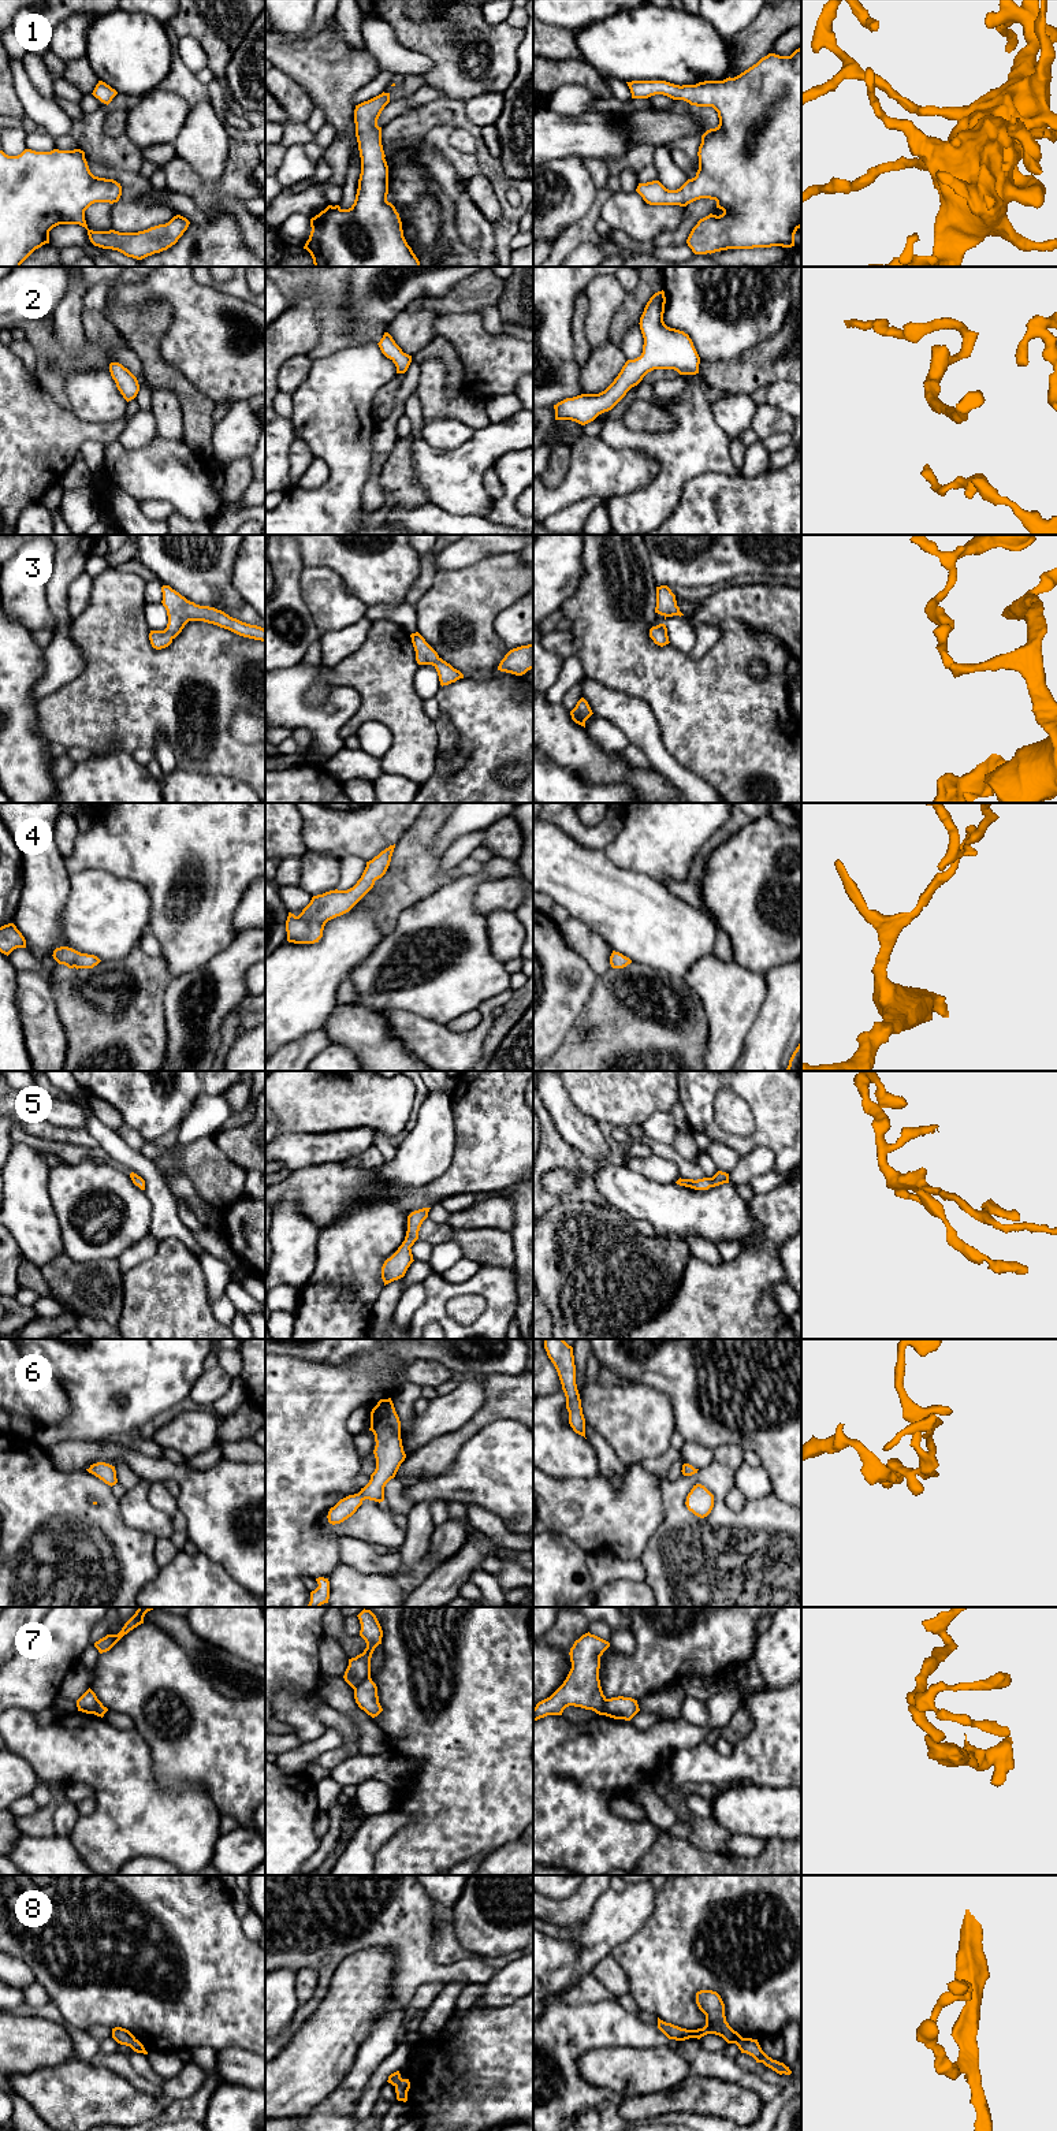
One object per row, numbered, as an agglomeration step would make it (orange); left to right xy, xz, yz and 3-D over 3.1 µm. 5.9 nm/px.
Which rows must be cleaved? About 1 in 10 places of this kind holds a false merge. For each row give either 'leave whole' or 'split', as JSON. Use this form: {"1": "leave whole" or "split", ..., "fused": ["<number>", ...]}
{"1": "leave whole", "2": "leave whole", "3": "leave whole", "4": "leave whole", "5": "leave whole", "6": "leave whole", "7": "split", "8": "leave whole", "fused": ["7"]}

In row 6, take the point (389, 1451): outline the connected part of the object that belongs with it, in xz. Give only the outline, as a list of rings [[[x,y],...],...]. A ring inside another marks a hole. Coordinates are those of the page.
[[[391,1398],[380,1399],[371,1412],[371,1428],[375,1435],[376,1469],[369,1483],[358,1494],[340,1499],[328,1511],[328,1522],[335,1525],[351,1517],[365,1499],[383,1502],[384,1487],[395,1477],[401,1464],[405,1461],[401,1439],[401,1421]]]

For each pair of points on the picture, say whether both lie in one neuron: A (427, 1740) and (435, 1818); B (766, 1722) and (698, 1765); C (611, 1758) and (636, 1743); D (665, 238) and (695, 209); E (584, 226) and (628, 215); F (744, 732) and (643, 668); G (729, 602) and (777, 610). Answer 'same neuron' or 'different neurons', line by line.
A: same neuron
B: same neuron
C: same neuron
D: same neuron
E: different neurons
F: same neuron
G: same neuron

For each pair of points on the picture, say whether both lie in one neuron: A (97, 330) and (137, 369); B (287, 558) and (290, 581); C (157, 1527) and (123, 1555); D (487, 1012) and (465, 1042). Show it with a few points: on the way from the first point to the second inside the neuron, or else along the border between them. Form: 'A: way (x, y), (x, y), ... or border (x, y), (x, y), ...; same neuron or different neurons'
A: way (107, 339), (127, 360); same neuron
B: way (287, 564), (287, 576); same neuron
C: border (121, 1518), (130, 1527), (144, 1529), (156, 1538); different neurons
D: way (487, 1021), (473, 1037); same neuron

